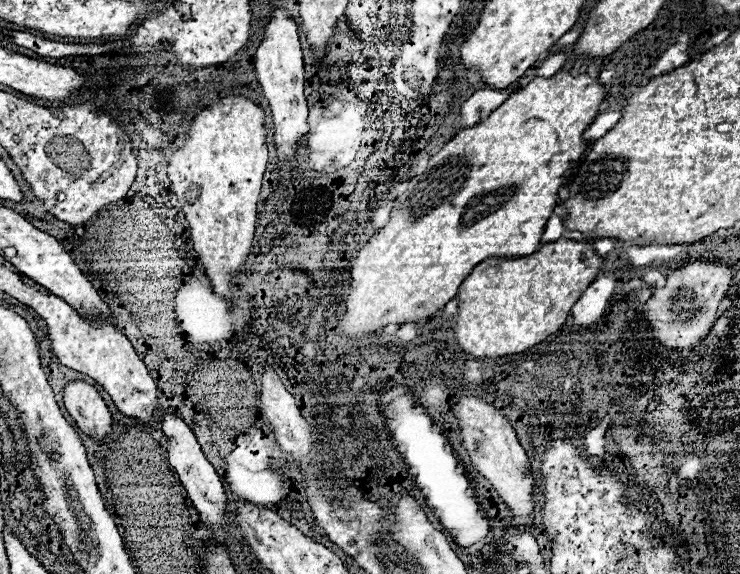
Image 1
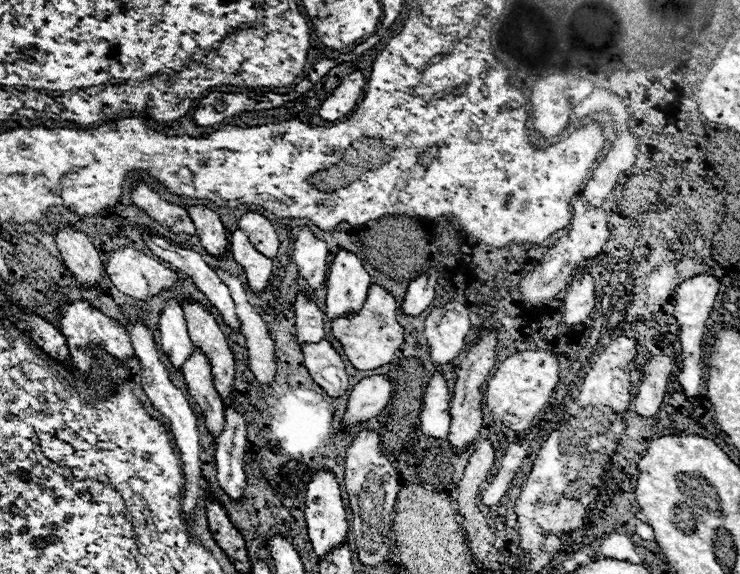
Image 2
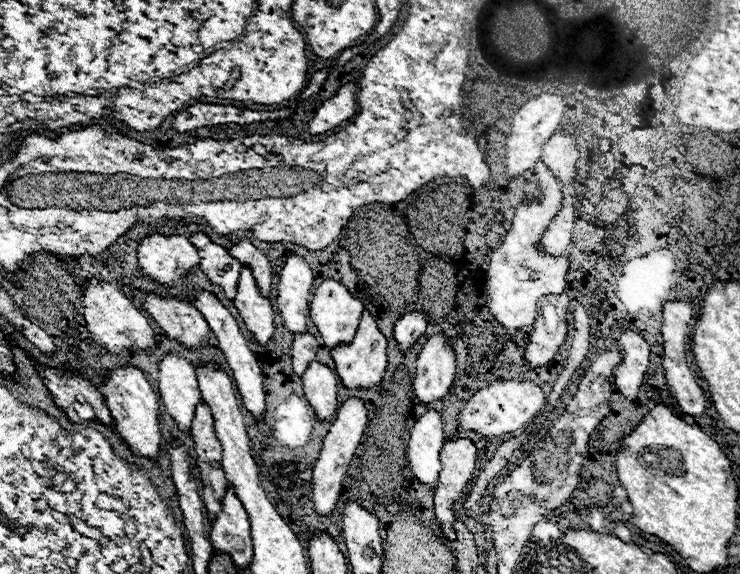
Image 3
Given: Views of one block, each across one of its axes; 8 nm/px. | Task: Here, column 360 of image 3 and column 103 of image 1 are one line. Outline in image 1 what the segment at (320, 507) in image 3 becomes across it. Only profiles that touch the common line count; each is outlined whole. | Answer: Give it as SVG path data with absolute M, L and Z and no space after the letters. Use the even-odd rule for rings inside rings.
M72 380L64 386L62 398L64 408L86 436L104 440L112 432L112 414L94 386L82 380Z

